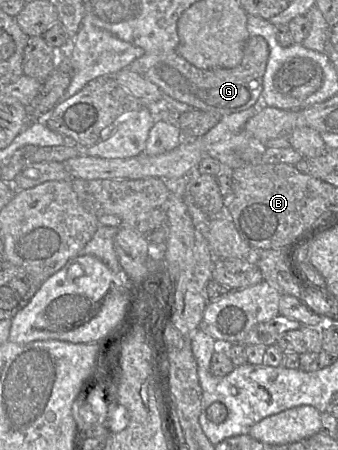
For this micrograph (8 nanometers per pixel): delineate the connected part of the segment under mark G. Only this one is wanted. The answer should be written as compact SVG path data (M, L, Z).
M250 36L240 64L233 68L200 69L176 52L144 54L125 68L154 83L162 93L177 101L195 109L224 116L252 106L260 106L268 55L269 49L265 39L261 36Z

